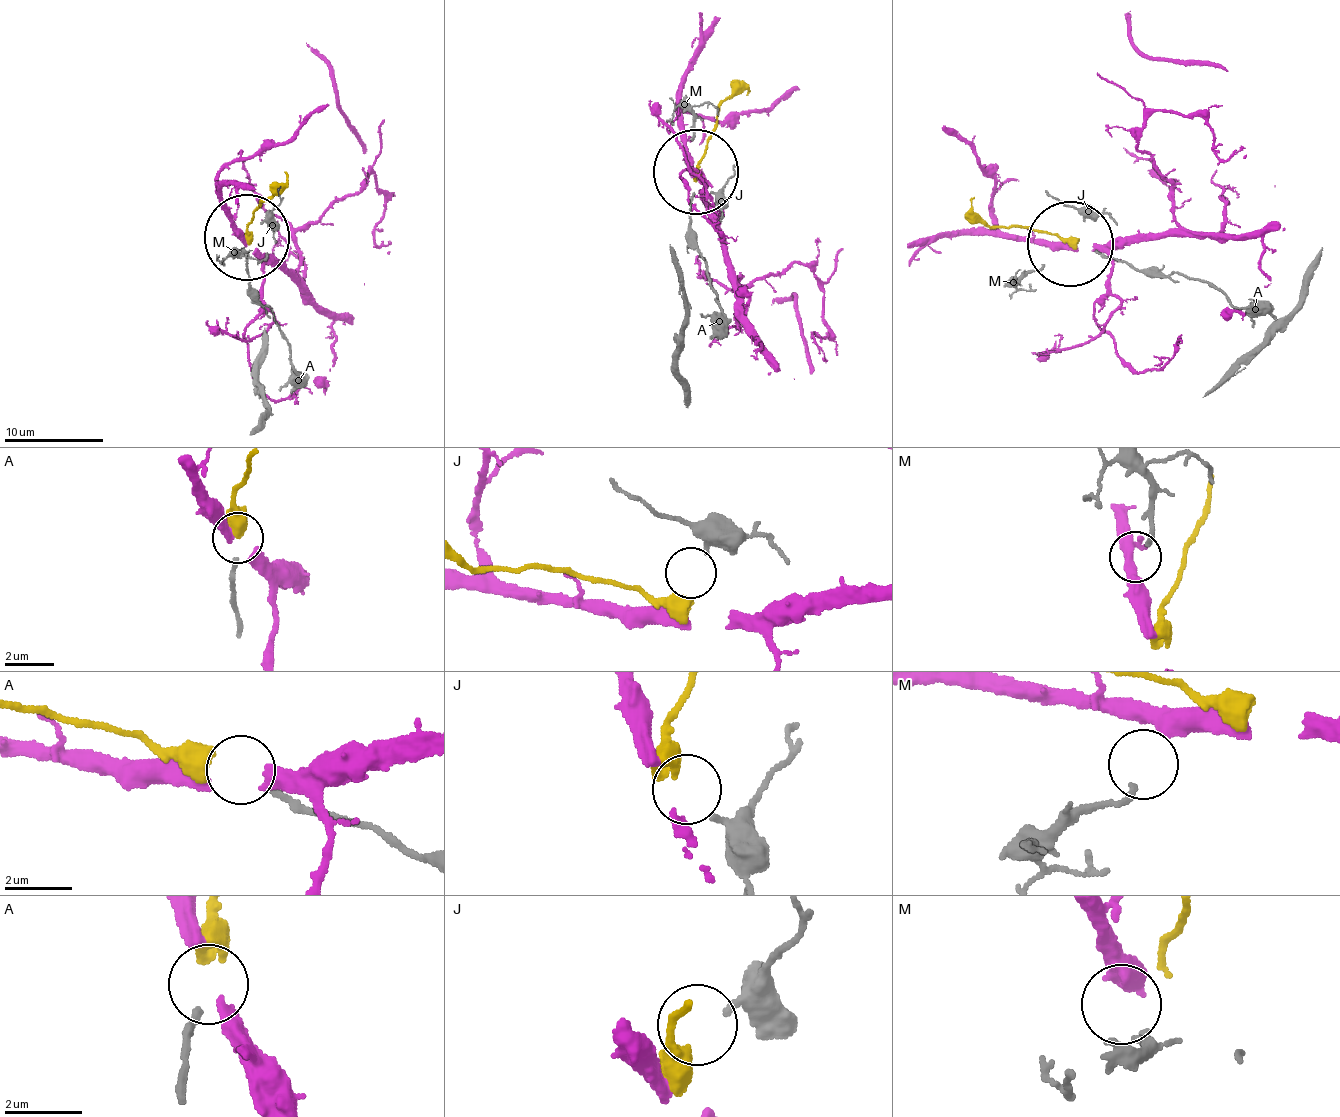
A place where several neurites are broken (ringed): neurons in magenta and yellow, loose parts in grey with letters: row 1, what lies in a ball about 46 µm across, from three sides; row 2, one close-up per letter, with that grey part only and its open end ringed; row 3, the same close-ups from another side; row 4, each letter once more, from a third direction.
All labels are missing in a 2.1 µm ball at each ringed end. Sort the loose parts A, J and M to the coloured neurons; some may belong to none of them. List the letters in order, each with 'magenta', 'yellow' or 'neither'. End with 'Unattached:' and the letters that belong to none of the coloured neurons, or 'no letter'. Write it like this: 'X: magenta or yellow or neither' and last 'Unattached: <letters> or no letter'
A: yellow
J: neither
M: magenta
Unattached: J

